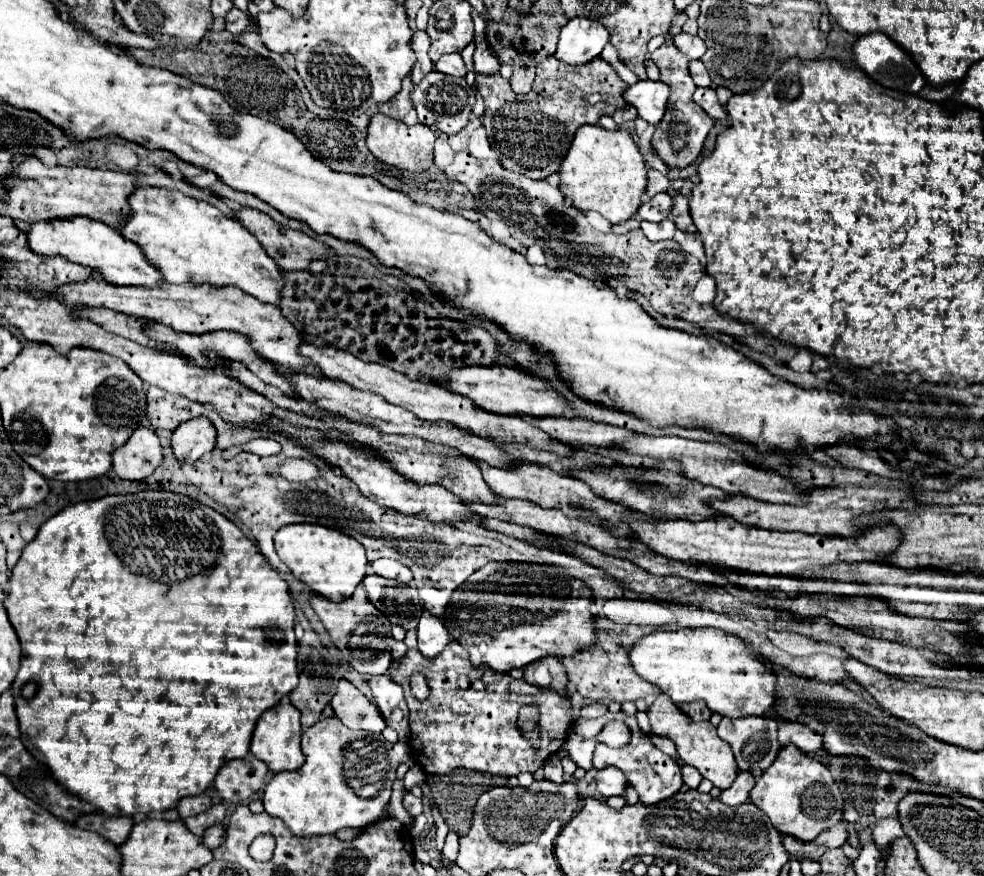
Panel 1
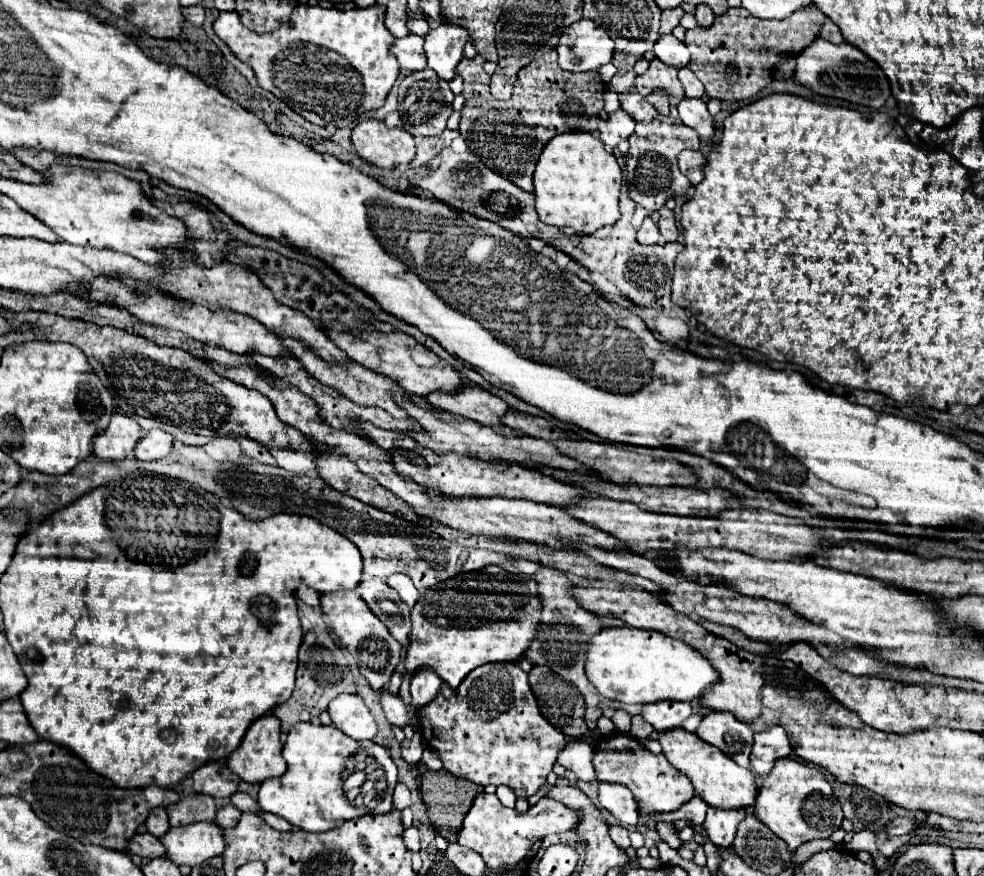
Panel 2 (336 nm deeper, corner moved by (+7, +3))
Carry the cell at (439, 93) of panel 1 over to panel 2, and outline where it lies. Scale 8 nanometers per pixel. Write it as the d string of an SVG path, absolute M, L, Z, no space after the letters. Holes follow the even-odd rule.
M422 69L406 75L400 83L400 95L398 95L398 113L402 117L402 127L412 135L440 135L446 129L446 121L452 113L452 91L446 81L440 81L432 69Z

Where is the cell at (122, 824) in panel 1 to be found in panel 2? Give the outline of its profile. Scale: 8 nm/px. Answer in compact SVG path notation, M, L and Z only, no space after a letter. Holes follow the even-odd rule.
M144 833L144 835L134 835L132 841L130 841L130 849L128 849L132 855L138 855L138 857L164 857L164 845L160 843L158 837L152 837L150 833Z

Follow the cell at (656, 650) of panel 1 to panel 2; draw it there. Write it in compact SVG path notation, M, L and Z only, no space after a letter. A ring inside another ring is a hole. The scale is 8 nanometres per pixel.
M606 627L600 633L596 633L588 641L588 651L586 651L586 677L590 683L598 689L598 693L606 699L614 699L620 703L656 703L656 701L694 701L700 697L700 693L706 687L712 687L718 679L718 673L714 667L704 659L696 649L686 645L680 639L666 637L658 631L646 631L646 629L636 629L636 627Z

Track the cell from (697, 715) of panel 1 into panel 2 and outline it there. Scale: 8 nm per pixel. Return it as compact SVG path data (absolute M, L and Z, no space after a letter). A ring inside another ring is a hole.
M656 701L652 705L642 705L642 719L648 721L658 733L678 727L692 713L688 703L682 701Z

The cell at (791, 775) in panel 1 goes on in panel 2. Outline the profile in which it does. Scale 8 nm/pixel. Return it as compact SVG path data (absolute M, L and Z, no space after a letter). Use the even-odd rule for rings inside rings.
M778 759L774 769L764 779L758 791L754 815L780 839L786 841L788 851L796 851L802 843L812 839L828 839L842 825L842 807L836 801L830 783L818 767L798 763L794 759Z

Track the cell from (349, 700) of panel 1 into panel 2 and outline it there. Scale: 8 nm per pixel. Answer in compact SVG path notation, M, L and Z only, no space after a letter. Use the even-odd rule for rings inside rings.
M338 695L336 699L330 701L328 713L332 717L334 727L344 731L352 739L356 741L374 739L376 721L360 695Z

